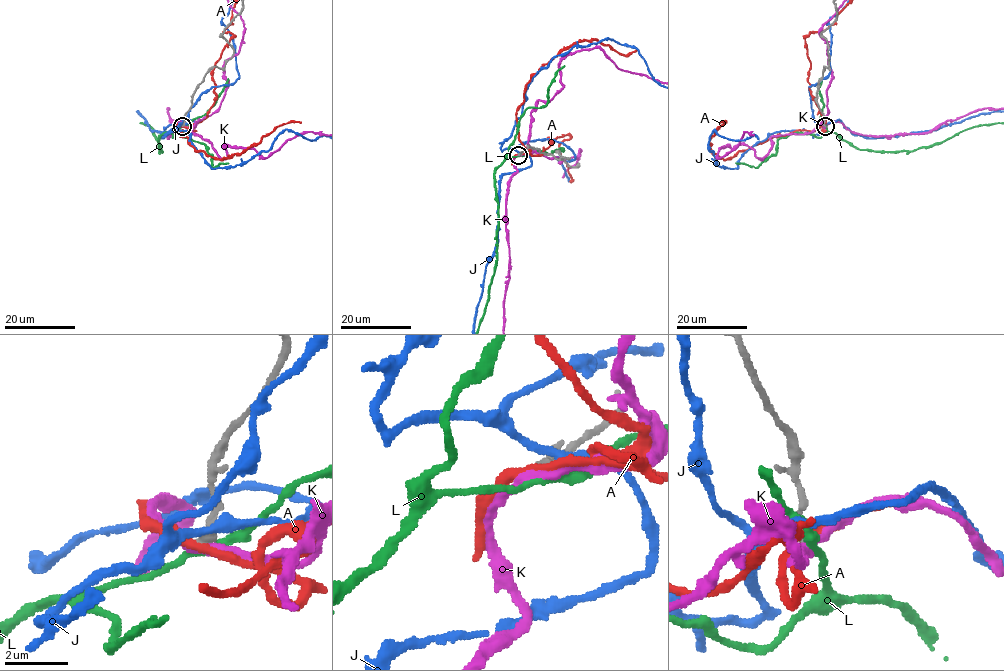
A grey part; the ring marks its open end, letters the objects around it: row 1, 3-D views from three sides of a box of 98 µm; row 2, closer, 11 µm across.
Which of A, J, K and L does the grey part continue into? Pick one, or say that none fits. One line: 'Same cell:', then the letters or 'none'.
Same cell: none

